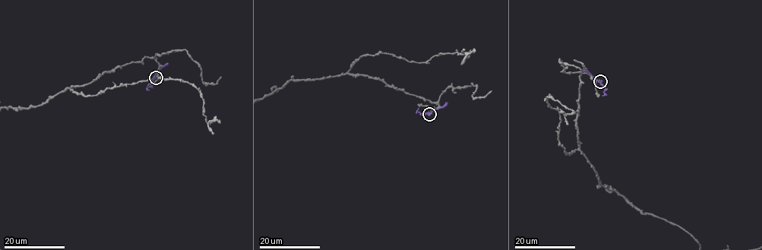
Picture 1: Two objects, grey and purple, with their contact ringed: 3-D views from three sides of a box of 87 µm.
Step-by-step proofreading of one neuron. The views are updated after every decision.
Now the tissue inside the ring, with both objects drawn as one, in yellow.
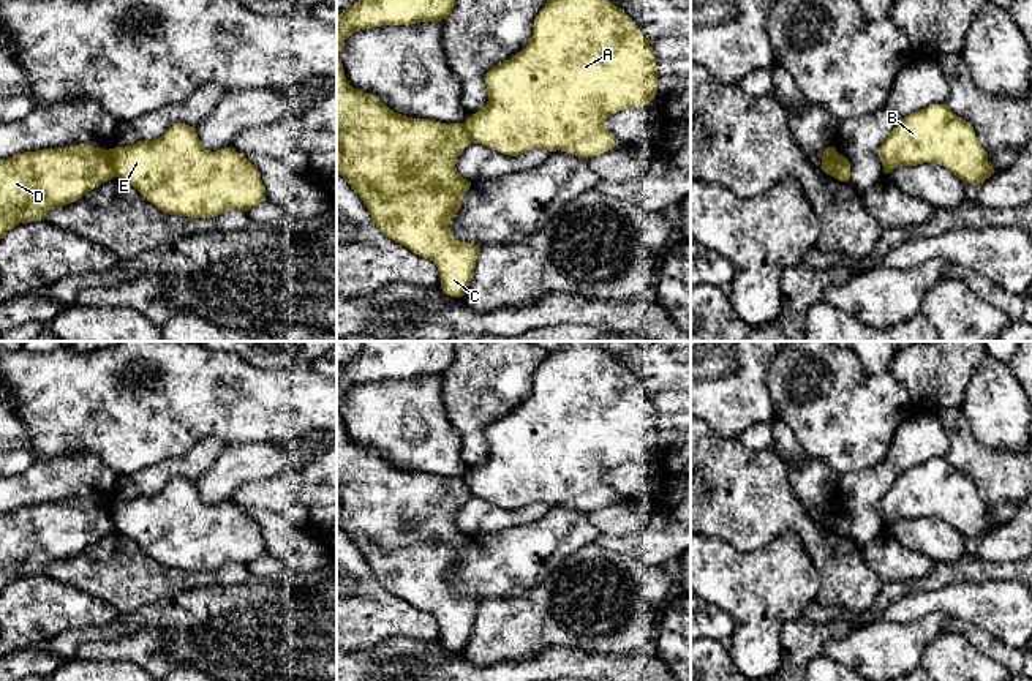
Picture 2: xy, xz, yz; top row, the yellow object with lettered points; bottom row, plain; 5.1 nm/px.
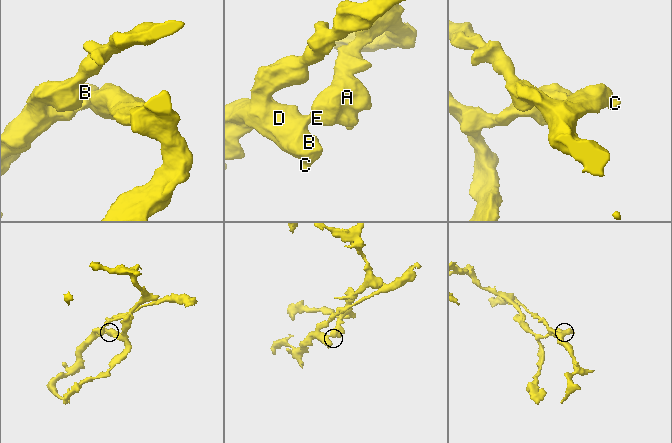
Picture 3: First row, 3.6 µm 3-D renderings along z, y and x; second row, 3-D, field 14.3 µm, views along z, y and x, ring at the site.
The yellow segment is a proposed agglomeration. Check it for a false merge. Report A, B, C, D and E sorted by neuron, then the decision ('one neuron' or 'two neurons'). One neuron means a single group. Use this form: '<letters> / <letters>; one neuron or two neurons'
A E / B C D; two neurons

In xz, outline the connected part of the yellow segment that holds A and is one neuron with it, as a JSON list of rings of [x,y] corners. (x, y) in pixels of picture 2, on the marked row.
[[[547,0],[545,6],[539,11],[533,24],[533,36],[526,47],[518,54],[512,55],[509,60],[493,66],[485,76],[485,85],[488,90],[487,106],[469,115],[463,126],[469,134],[471,141],[476,144],[487,145],[509,156],[517,156],[534,149],[544,149],[548,152],[563,150],[580,158],[597,156],[618,144],[618,139],[607,128],[607,117],[624,109],[634,109],[637,106],[650,104],[657,93],[657,70],[654,63],[654,51],[648,40],[640,33],[635,22],[620,11],[608,0]]]

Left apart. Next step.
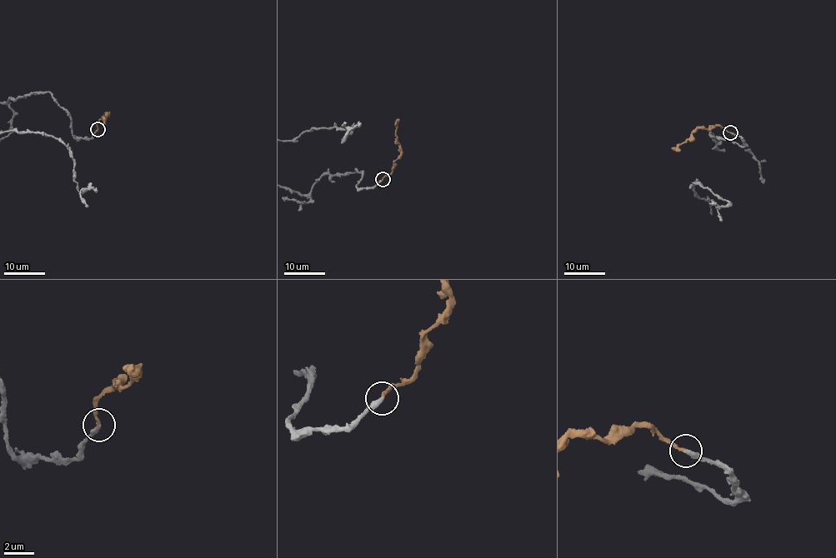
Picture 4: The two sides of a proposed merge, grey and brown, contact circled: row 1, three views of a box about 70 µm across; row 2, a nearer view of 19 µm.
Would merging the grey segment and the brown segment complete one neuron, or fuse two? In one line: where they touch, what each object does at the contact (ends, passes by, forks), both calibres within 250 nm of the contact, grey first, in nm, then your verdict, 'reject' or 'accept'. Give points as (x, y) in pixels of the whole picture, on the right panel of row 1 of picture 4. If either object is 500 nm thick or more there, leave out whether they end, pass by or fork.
at (730, 132); grey ends there; brown ends there; 320 nm thick on the grey side, 240 nm on the other; accept

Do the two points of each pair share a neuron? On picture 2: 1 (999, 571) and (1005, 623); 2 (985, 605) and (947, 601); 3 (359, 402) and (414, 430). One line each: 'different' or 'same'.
1: different
2: same
3: same

